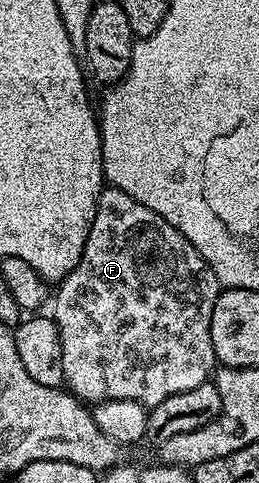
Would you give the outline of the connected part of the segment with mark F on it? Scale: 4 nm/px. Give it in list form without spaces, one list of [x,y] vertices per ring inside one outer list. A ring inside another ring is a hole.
[[[114,187],[104,188],[103,192],[99,195],[99,202],[95,208],[95,217],[91,221],[91,230],[89,231],[89,239],[85,239],[85,251],[81,255],[81,259],[77,263],[77,267],[71,274],[64,277],[62,281],[58,282],[56,291],[53,293],[53,303],[55,299],[55,313],[53,312],[53,320],[55,326],[59,328],[59,342],[61,343],[61,363],[63,364],[63,379],[66,388],[70,390],[74,396],[78,397],[84,403],[102,403],[105,401],[135,401],[137,404],[144,407],[150,407],[161,403],[165,399],[169,399],[169,395],[177,395],[181,391],[193,391],[193,387],[198,385],[208,384],[209,378],[207,377],[216,368],[217,362],[215,360],[215,348],[213,347],[213,339],[211,338],[211,320],[213,319],[213,307],[217,303],[221,286],[217,275],[213,275],[213,271],[209,267],[209,263],[205,263],[205,259],[197,251],[197,247],[193,247],[193,243],[189,243],[189,239],[185,239],[185,235],[177,227],[173,227],[173,223],[165,223],[165,219],[161,219],[161,215],[157,215],[157,211],[149,211],[149,207],[145,207],[141,203],[137,203],[125,191]]]

